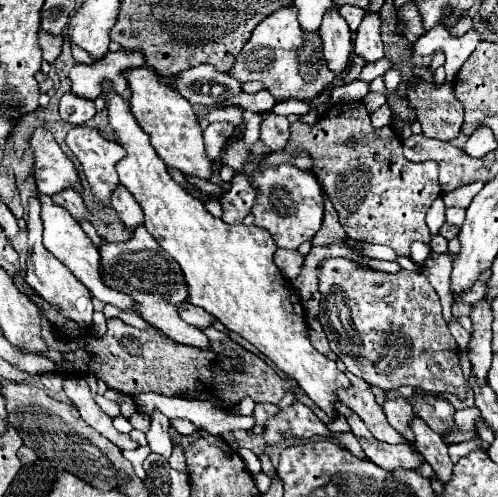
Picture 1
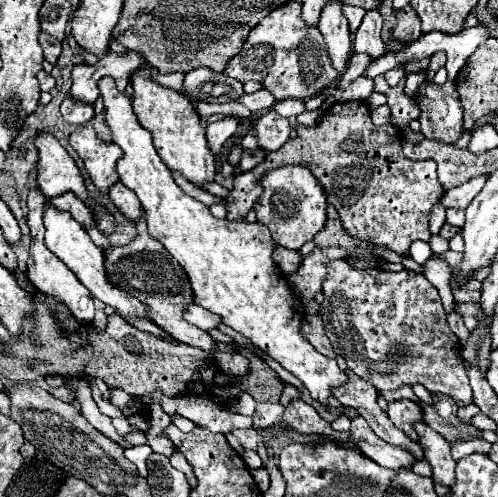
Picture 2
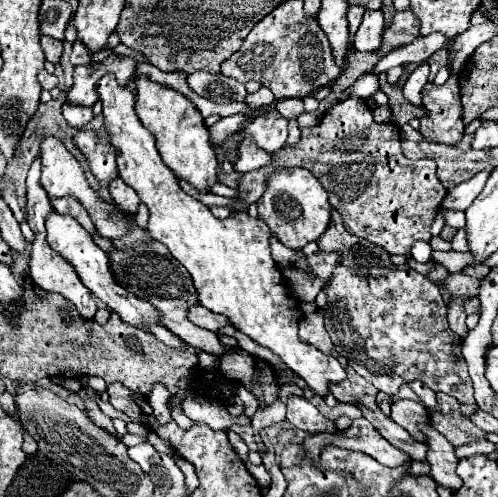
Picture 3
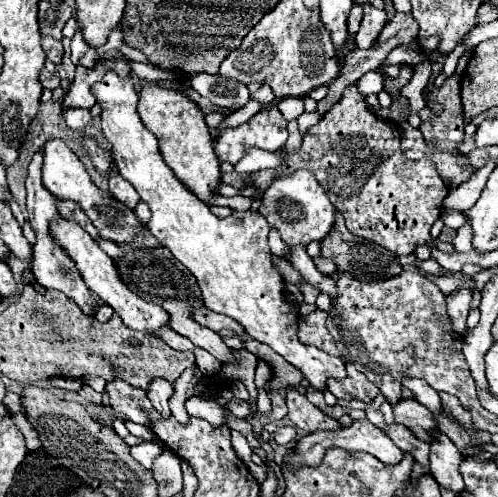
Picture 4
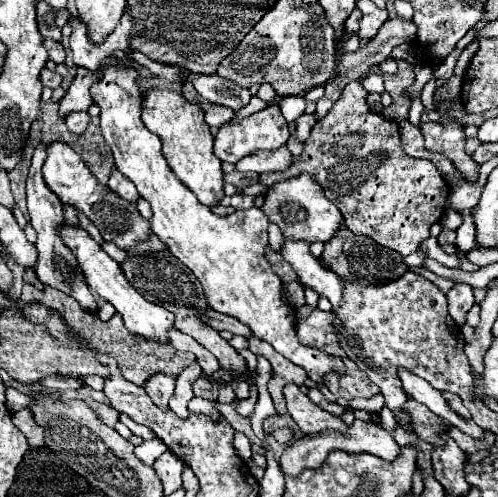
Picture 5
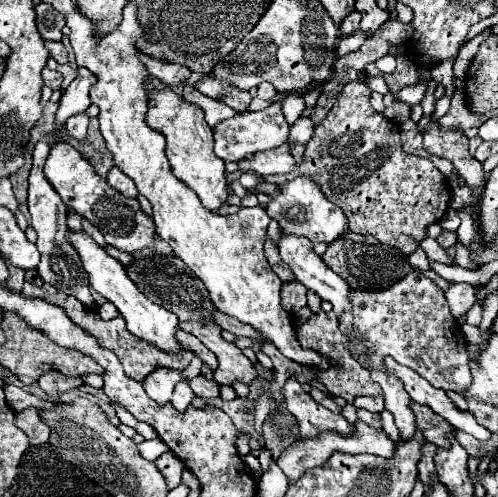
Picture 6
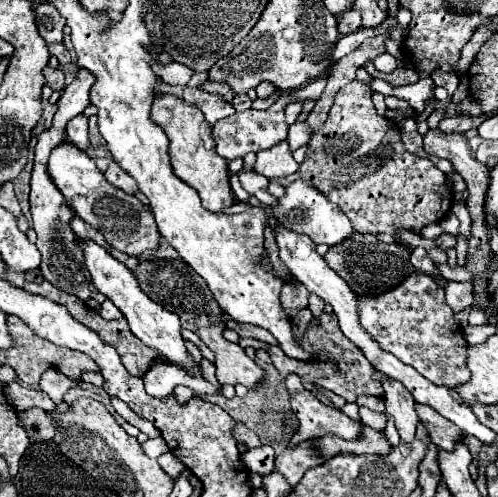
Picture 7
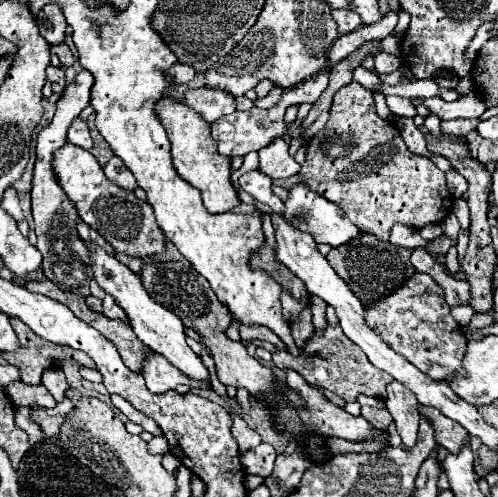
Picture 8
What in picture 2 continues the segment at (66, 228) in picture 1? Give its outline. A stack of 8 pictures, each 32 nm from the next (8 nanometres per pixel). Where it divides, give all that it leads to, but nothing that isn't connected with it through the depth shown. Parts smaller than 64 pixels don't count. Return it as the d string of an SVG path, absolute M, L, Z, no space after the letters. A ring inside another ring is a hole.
M46 198L46 208L44 208L44 228L46 228L46 234L44 234L44 244L46 248L50 248L52 254L56 254L64 264L68 264L68 268L76 274L76 278L92 292L94 298L102 300L104 304L116 308L118 314L126 316L126 318L134 318L134 316L140 316L140 318L146 318L146 308L142 302L138 302L134 296L130 296L128 292L122 292L120 288L114 288L108 278L106 278L106 268L104 268L104 254L102 250L90 240L88 232L68 214L68 212L62 212L58 208L54 208L50 204L50 200Z

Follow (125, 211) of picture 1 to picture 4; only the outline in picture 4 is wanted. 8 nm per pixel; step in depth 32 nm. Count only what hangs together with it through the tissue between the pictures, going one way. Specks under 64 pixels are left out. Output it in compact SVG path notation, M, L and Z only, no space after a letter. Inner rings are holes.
M114 174L110 180L108 180L108 184L110 184L110 194L118 200L118 202L122 202L122 204L126 204L128 208L136 208L136 204L140 202L140 196L138 196L138 192L132 188L132 184L128 184L120 174Z

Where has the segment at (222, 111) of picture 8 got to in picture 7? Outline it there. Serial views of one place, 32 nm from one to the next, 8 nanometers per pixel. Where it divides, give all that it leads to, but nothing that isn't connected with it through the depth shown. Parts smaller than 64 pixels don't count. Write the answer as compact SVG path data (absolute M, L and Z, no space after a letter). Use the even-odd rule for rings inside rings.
M184 88L184 96L182 96L184 102L200 108L206 116L206 122L212 126L216 124L218 120L222 118L228 118L232 116L236 111L222 96L214 96L214 94L208 94L208 92L200 92L200 88Z

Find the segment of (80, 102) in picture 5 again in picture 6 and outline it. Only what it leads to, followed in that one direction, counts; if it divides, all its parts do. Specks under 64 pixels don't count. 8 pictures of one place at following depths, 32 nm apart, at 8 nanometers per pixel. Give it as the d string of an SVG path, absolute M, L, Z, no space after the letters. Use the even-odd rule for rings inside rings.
M78 68L76 78L70 82L70 86L64 90L62 98L60 98L60 108L56 112L56 122L64 124L70 116L84 112L90 106L90 84L96 82L96 76L86 70L86 68Z

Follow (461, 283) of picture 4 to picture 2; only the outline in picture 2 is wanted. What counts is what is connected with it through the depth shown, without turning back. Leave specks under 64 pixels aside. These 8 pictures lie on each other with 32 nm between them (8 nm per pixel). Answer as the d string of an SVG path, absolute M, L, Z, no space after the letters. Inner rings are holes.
M451 277L452 293L456 303L479 302L481 298L482 282L473 278L468 282L458 286L453 277Z

